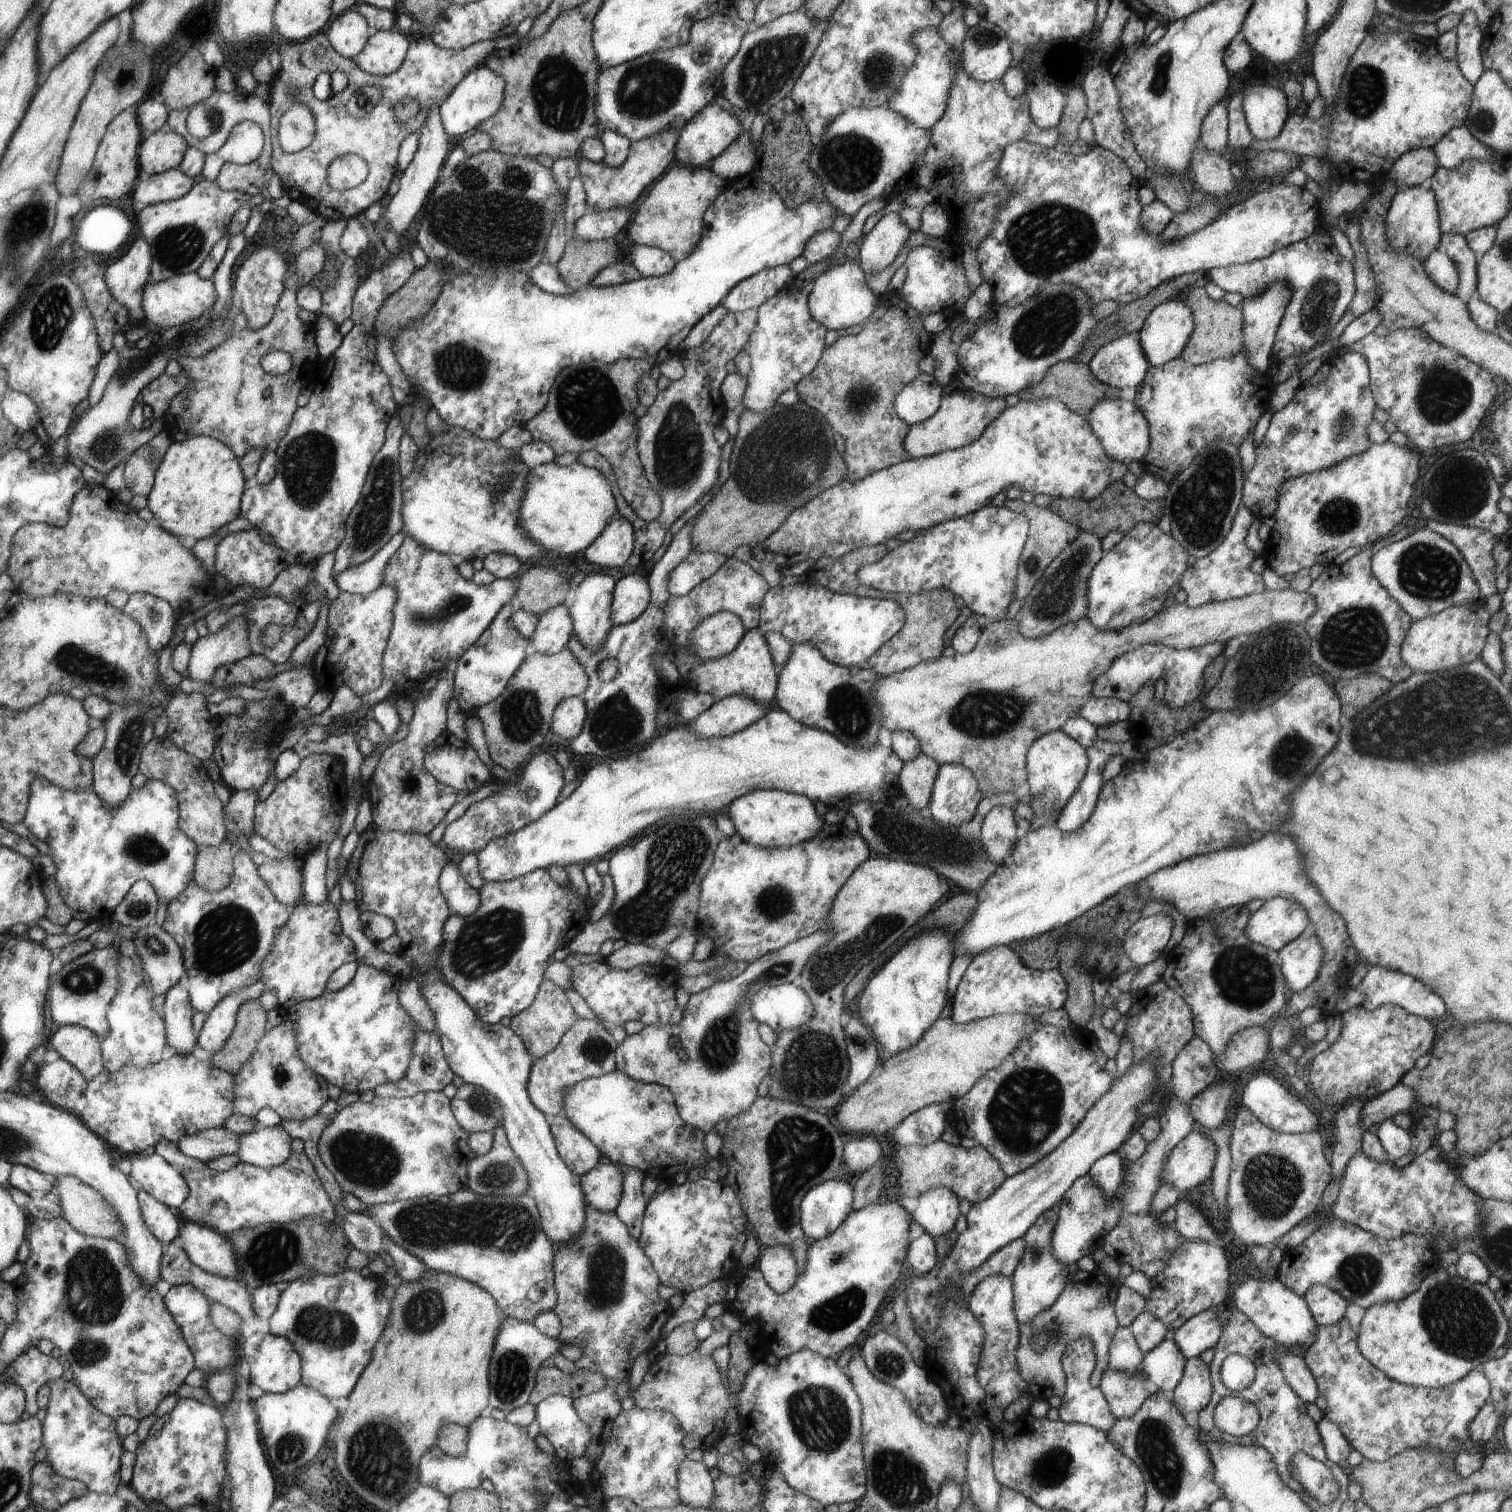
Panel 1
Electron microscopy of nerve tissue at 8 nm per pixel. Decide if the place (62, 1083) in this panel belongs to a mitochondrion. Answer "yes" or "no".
no

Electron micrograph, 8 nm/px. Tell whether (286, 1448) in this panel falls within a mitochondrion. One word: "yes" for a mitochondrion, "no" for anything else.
yes

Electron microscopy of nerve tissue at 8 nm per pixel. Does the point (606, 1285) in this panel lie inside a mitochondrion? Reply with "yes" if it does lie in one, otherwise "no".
yes

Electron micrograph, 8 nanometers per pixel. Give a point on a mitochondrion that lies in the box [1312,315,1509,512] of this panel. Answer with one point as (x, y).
(1444, 394)

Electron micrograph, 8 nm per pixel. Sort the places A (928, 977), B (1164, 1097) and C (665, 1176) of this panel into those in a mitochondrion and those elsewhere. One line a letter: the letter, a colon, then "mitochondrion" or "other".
A: other
B: other
C: other

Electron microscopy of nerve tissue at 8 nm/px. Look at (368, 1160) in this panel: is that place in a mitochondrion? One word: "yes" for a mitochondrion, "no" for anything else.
yes

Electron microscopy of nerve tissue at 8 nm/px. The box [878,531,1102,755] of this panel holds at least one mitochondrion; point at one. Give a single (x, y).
(987, 715)

